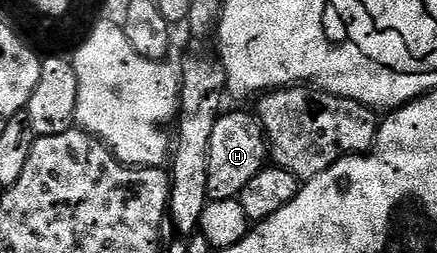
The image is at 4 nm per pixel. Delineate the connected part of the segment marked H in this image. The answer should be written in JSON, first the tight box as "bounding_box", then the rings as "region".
{"bounding_box":[207,112,269,201],"region":[[[224,112],[213,127],[213,136],[209,139],[209,183],[207,195],[210,200],[220,201],[230,197],[238,198],[239,192],[268,164],[269,146],[263,125],[254,112]]]}

